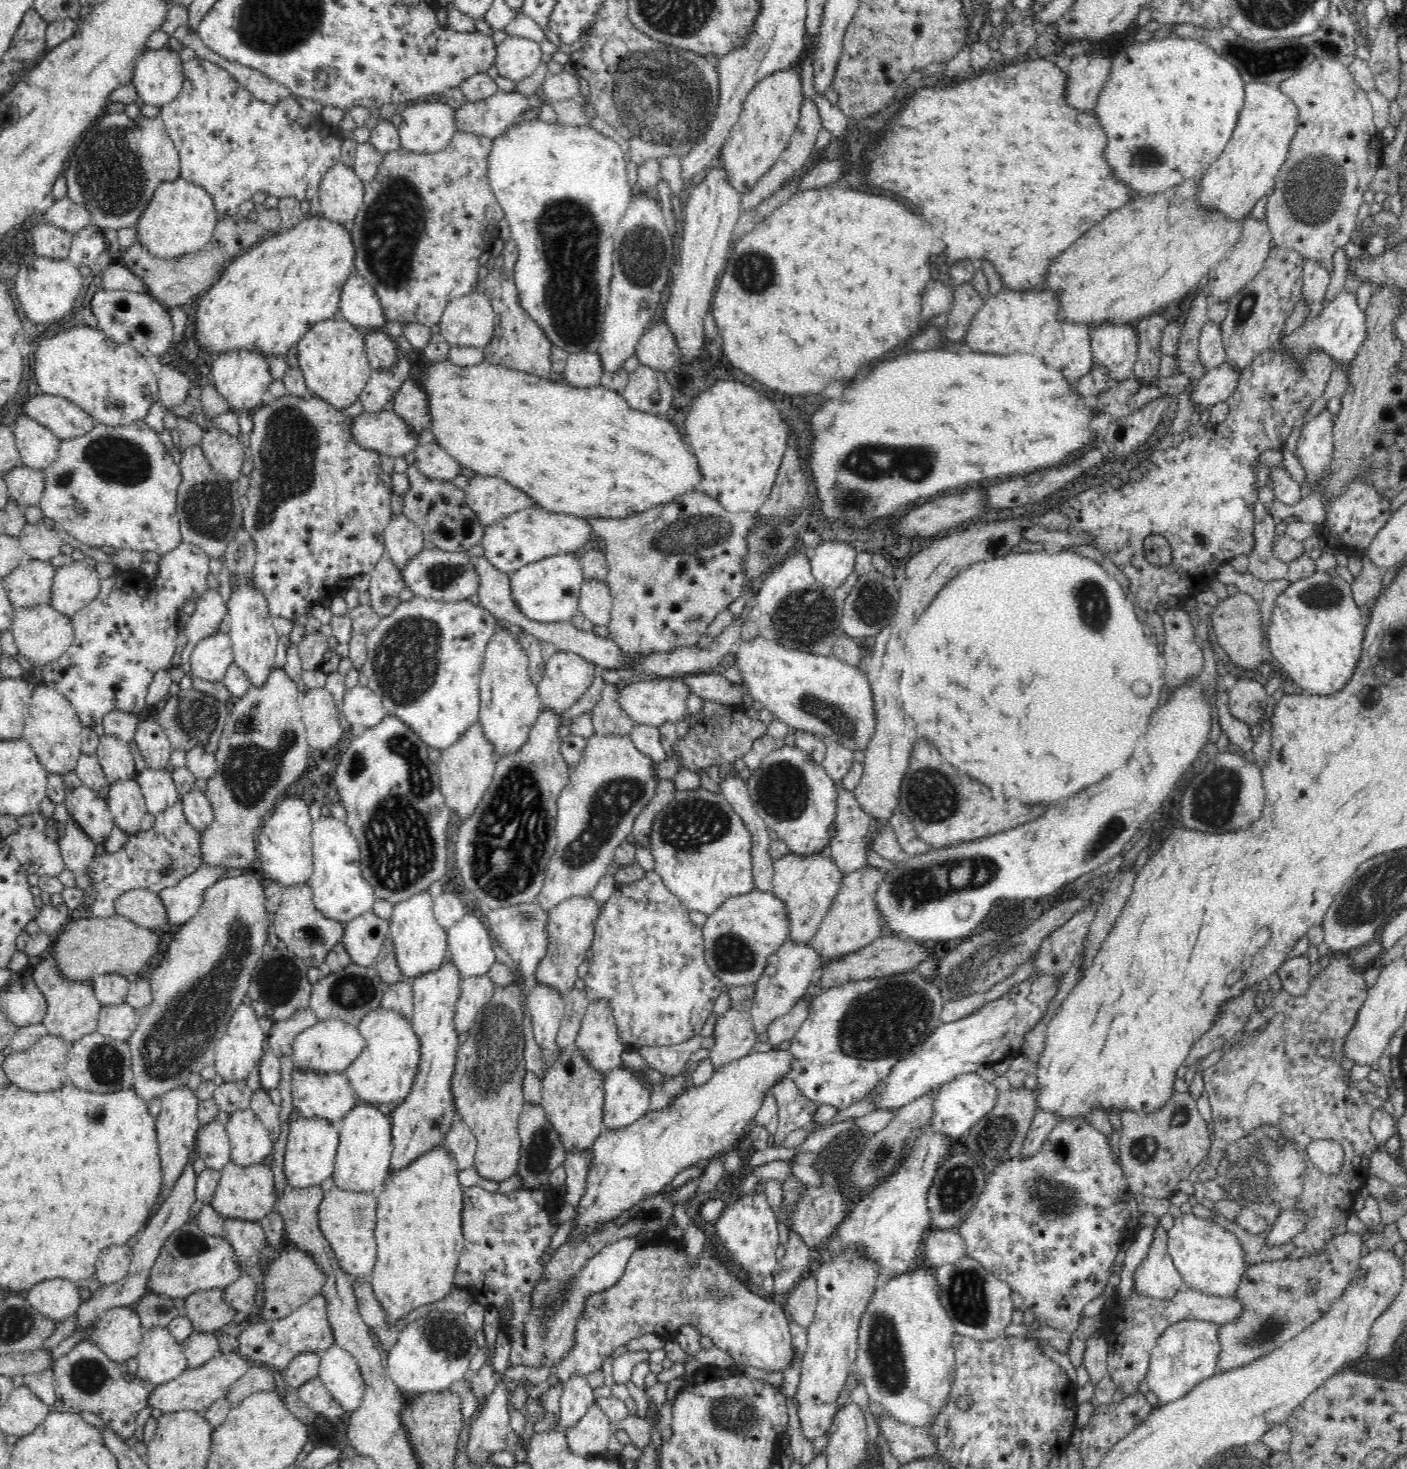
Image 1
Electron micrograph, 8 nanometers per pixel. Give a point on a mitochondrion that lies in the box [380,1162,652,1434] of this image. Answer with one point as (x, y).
(445, 1336)

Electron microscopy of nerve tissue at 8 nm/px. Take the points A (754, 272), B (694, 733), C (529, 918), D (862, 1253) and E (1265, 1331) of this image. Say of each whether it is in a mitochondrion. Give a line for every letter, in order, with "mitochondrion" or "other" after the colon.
A: mitochondrion
B: other
C: mitochondrion
D: other
E: mitochondrion

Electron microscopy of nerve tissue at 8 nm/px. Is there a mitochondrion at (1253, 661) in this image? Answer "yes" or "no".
no

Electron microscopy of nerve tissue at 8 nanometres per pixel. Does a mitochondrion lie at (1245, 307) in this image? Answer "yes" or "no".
yes

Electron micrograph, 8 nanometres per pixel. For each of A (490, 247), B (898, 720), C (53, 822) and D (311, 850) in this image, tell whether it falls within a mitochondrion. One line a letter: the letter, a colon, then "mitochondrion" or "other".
A: other
B: other
C: other
D: other

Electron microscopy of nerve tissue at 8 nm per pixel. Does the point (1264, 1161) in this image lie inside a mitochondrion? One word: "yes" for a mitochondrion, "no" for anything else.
yes

